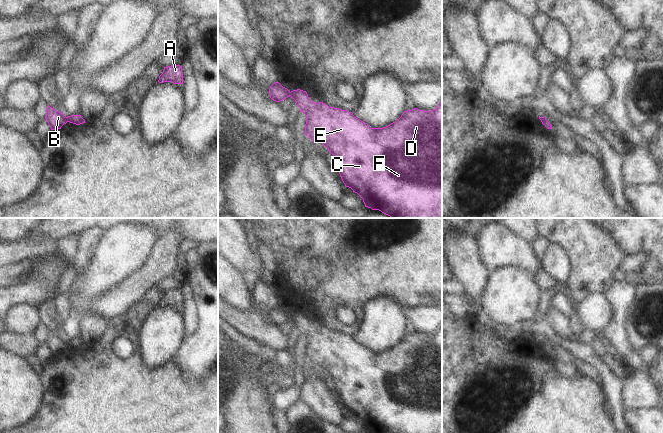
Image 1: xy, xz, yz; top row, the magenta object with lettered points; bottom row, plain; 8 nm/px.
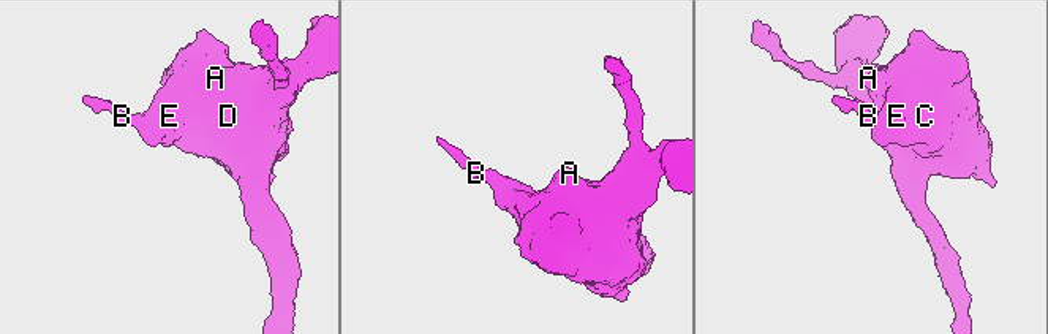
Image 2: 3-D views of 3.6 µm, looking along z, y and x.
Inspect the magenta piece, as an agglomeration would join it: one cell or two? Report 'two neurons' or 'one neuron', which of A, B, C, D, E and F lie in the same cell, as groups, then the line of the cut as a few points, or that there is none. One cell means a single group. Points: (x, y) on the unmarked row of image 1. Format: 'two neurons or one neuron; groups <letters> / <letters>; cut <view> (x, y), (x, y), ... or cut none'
two neurons; groups A C D E F / B; cut xy (66, 341), (68, 345)

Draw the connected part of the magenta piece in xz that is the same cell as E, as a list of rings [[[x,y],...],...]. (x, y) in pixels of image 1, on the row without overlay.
[[[297,313],[291,315],[293,322],[300,332],[300,336],[306,339],[305,359],[313,366],[322,367],[333,379],[335,391],[346,411],[357,417],[365,428],[371,433],[442,433],[442,325],[431,335],[424,335],[414,332],[404,335],[399,343],[383,352],[371,352],[367,347],[356,342],[352,336],[339,332],[329,331],[323,326],[315,327],[308,321],[306,315]]]

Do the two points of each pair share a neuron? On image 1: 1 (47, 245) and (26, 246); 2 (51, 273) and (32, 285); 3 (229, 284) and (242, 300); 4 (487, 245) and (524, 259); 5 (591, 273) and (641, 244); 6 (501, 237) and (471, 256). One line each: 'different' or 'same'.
1: same
2: same
3: same
4: same
5: different
6: different

